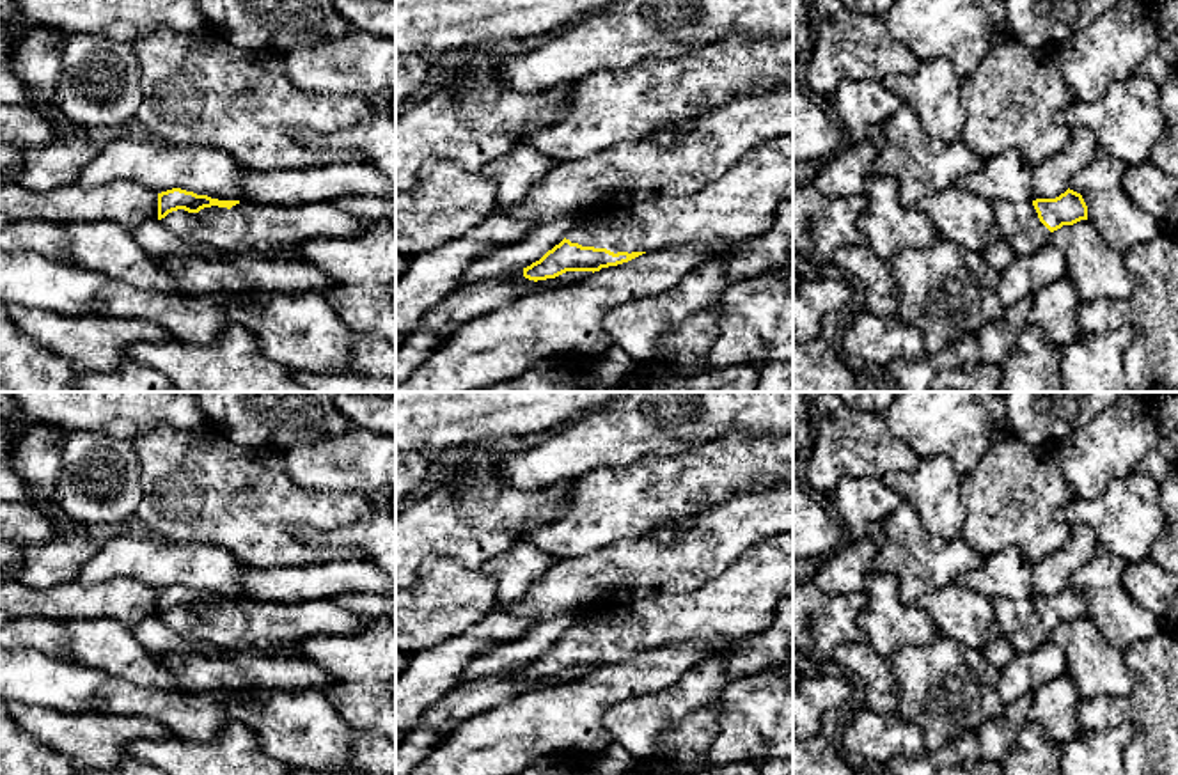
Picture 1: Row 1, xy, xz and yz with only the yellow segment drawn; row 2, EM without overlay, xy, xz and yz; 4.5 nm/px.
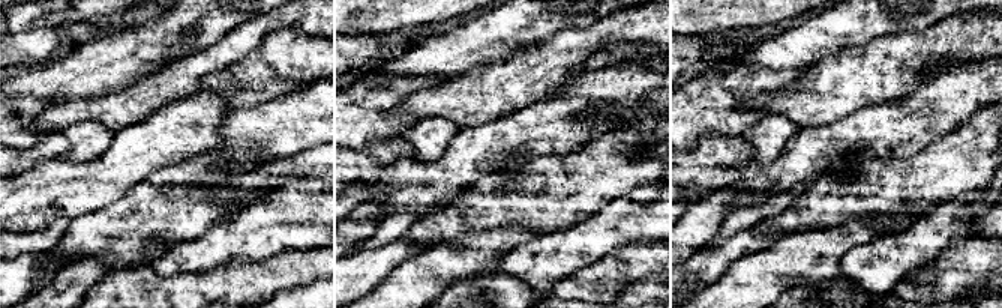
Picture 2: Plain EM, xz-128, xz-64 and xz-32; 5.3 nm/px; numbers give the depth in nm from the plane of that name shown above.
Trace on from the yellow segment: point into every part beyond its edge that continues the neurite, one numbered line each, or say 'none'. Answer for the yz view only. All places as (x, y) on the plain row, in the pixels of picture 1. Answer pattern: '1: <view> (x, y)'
1: yz (1019, 621)

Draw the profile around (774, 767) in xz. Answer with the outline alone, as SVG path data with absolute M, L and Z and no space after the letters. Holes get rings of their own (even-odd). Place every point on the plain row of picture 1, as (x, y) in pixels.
M770 759L759 764L759 775L793 775L793 761Z

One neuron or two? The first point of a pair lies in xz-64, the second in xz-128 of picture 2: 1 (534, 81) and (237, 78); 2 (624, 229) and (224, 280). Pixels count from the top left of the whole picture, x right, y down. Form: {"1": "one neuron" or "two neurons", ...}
{"1": "two neurons", "2": "two neurons"}

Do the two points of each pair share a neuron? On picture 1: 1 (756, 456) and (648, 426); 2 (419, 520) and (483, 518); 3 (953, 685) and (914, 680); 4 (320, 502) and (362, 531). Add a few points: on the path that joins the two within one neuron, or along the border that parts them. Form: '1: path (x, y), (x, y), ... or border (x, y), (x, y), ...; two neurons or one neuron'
1: border (747, 431), (724, 433), (667, 456); two neurons
2: path (435, 520), (467, 518); one neuron
3: path (944, 685), (935, 680), (923, 680); one neuron
4: border (371, 501), (369, 513), (352, 524), (313, 529); two neurons

